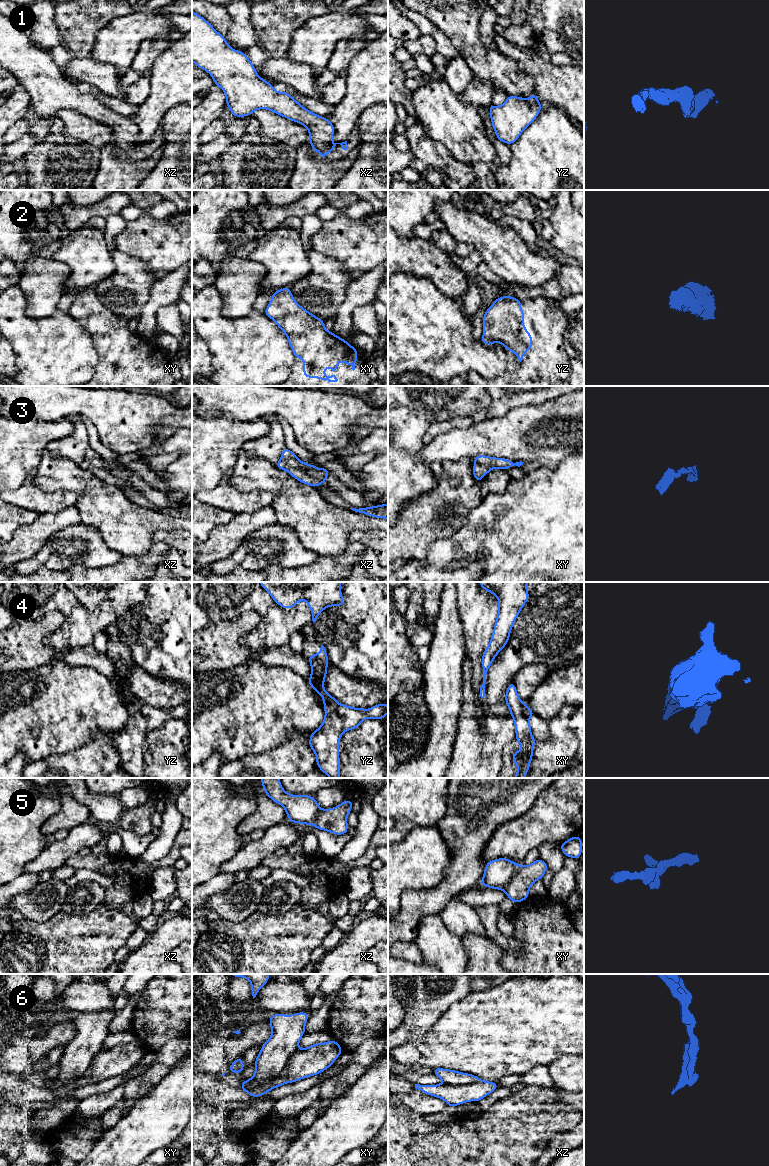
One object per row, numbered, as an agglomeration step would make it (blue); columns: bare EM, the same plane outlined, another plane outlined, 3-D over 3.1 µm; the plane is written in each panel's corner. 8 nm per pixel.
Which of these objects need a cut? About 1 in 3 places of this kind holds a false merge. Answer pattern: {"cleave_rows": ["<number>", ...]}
{"cleave_rows": ["4", "6"]}

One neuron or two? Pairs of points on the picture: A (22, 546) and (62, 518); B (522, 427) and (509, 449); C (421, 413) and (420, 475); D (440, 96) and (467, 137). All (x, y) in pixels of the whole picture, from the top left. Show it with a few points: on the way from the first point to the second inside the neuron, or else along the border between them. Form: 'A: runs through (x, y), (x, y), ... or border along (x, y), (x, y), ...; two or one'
A: runs through (32, 537), (47, 524), (52, 523); one
B: runs through (522, 432), (510, 444); one
C: runs through (411, 428), (411, 460); one
D: runs through (440, 106), (440, 110), (457, 127); one

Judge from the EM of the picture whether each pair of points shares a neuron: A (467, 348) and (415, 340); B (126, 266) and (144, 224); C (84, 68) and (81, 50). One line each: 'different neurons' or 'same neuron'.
A: same neuron
B: different neurons
C: different neurons

